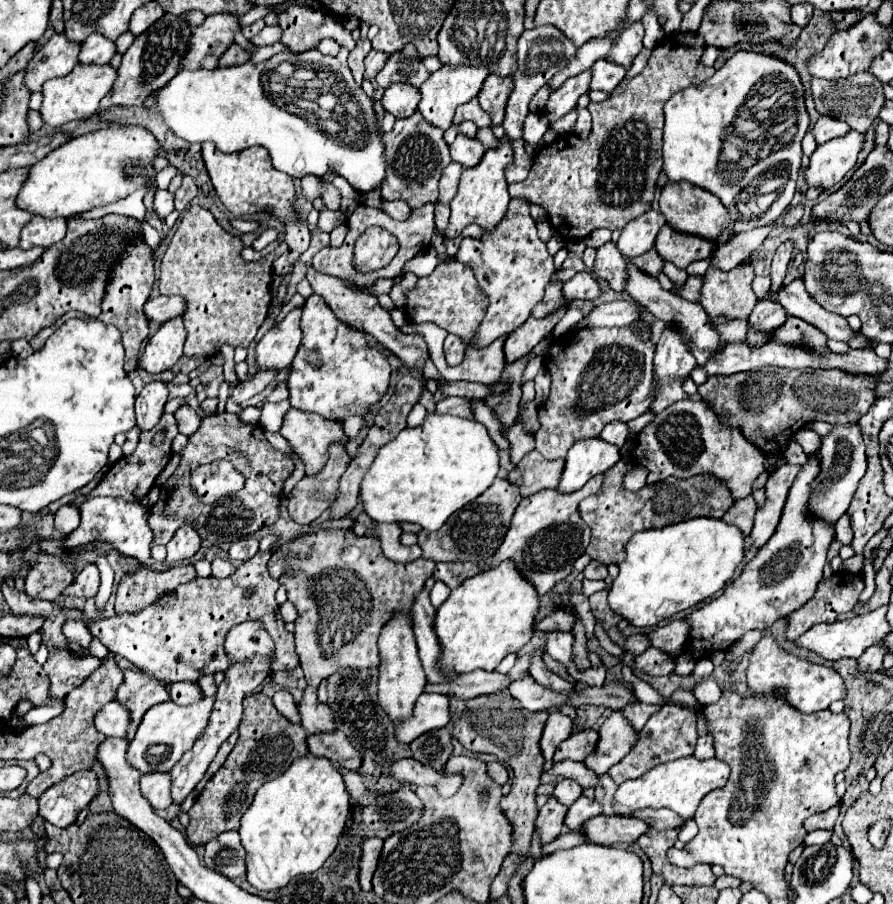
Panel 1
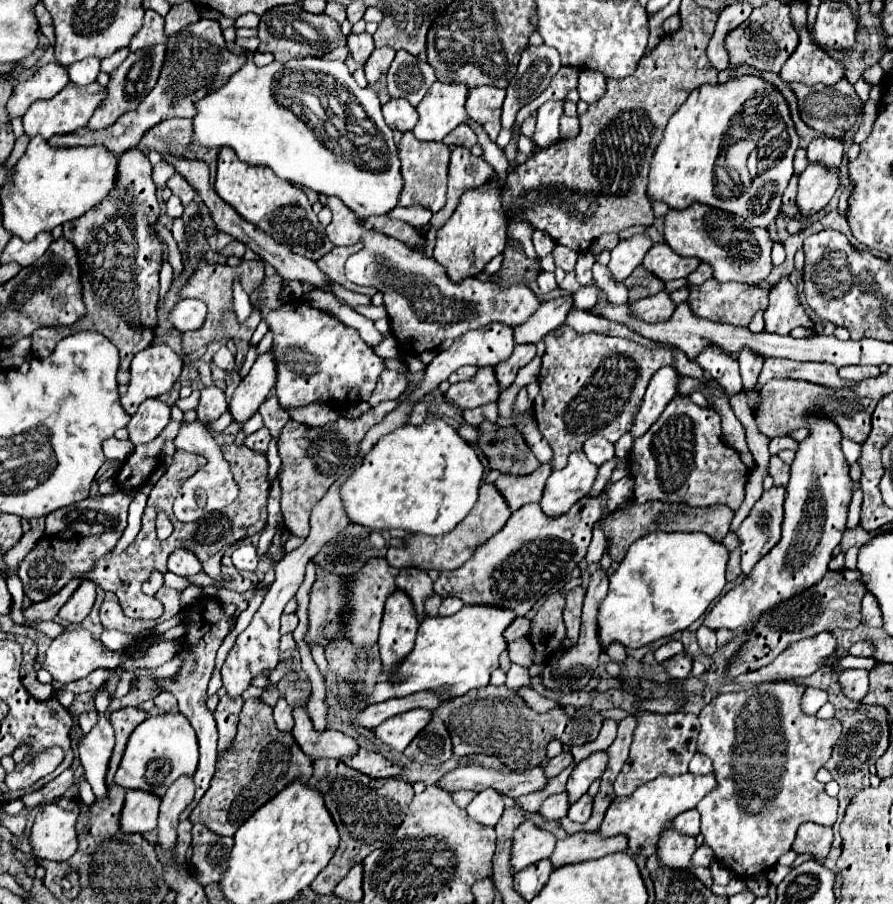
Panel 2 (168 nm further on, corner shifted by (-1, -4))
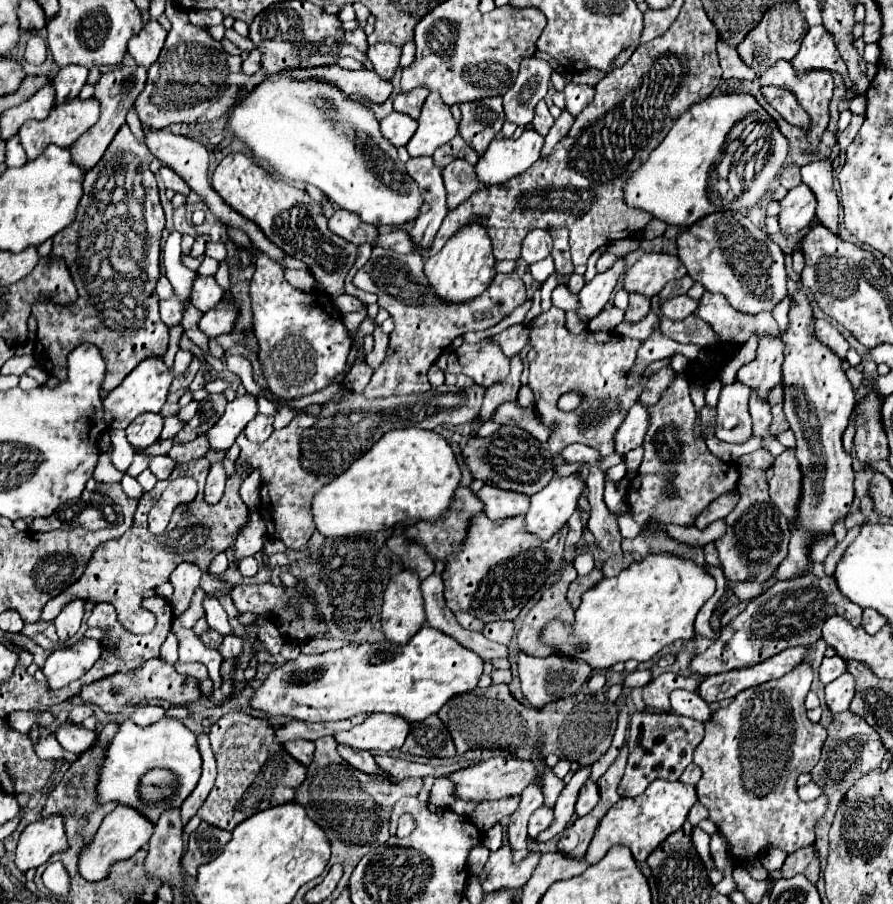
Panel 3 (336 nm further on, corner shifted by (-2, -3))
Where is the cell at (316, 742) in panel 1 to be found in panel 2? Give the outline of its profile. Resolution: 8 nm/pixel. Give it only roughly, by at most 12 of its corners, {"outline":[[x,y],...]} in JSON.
{"outline":[[359,750],[343,760],[347,766],[371,776],[401,776],[403,768],[379,752]]}

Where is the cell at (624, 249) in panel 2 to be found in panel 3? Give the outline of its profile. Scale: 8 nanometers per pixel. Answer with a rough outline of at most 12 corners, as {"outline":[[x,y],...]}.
{"outline":[[626,257],[582,287],[578,317],[590,321],[604,309],[626,271]]}

